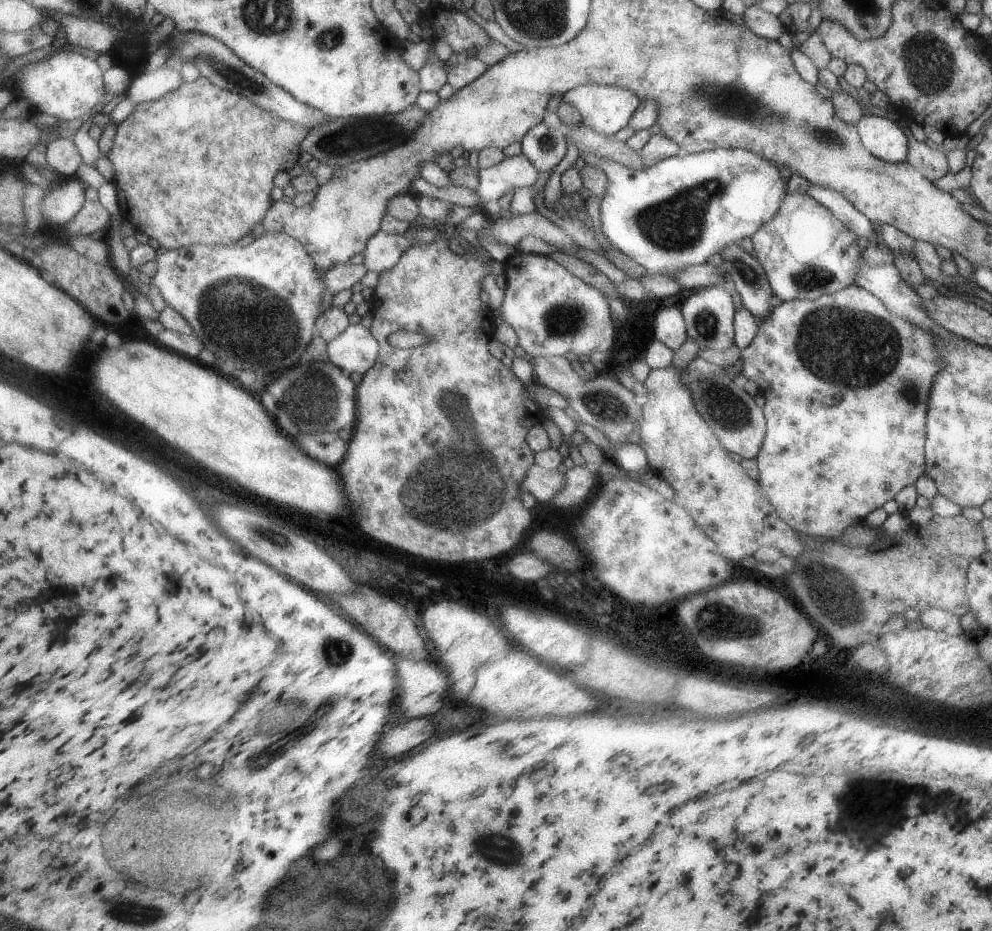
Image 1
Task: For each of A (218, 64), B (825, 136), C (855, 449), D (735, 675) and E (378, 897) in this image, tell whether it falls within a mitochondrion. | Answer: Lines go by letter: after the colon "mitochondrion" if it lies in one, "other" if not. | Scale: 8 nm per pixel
A: mitochondrion
B: mitochondrion
C: other
D: other
E: mitochondrion

